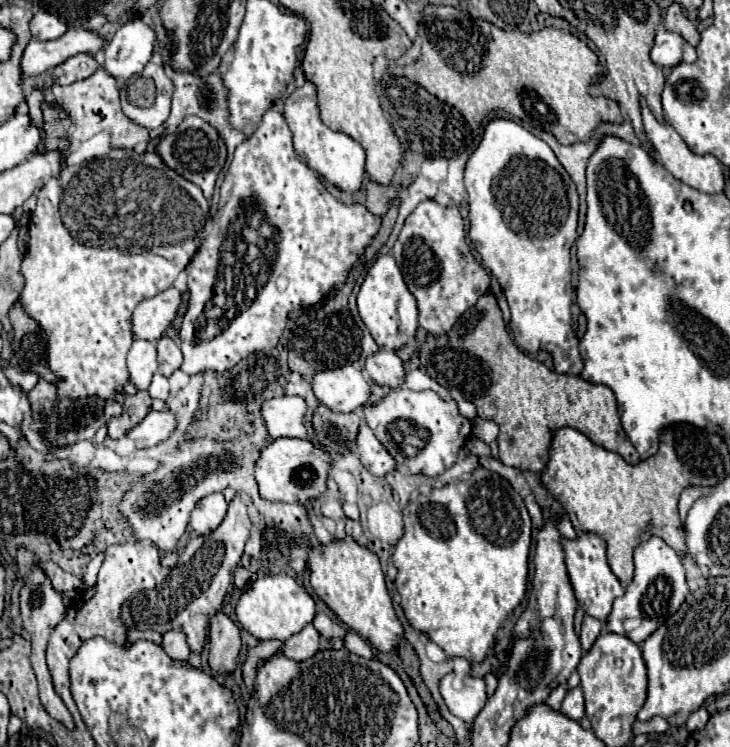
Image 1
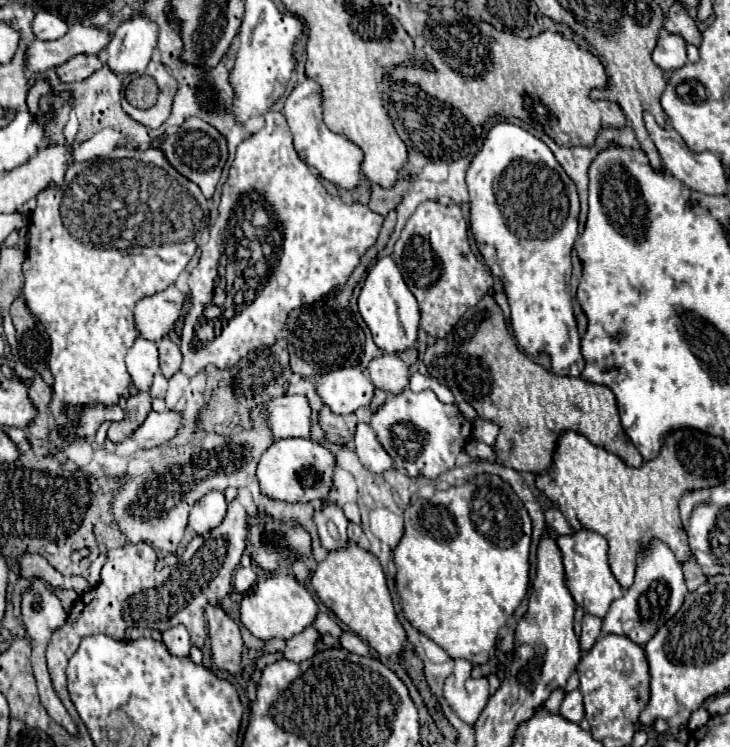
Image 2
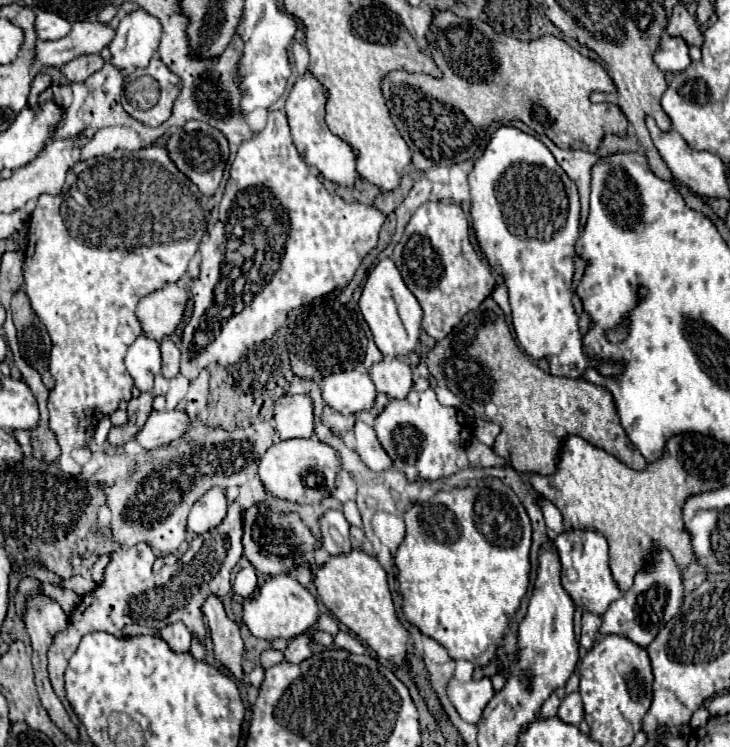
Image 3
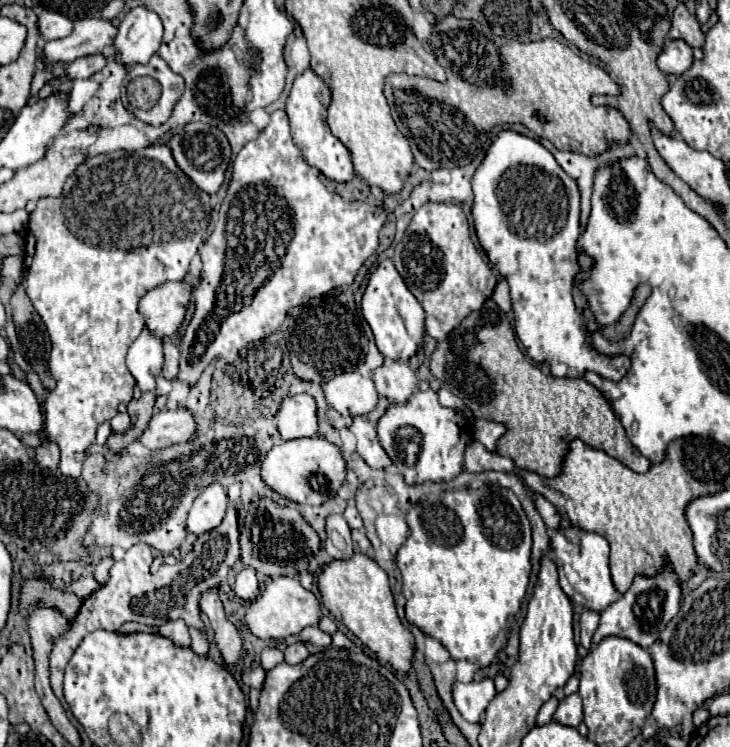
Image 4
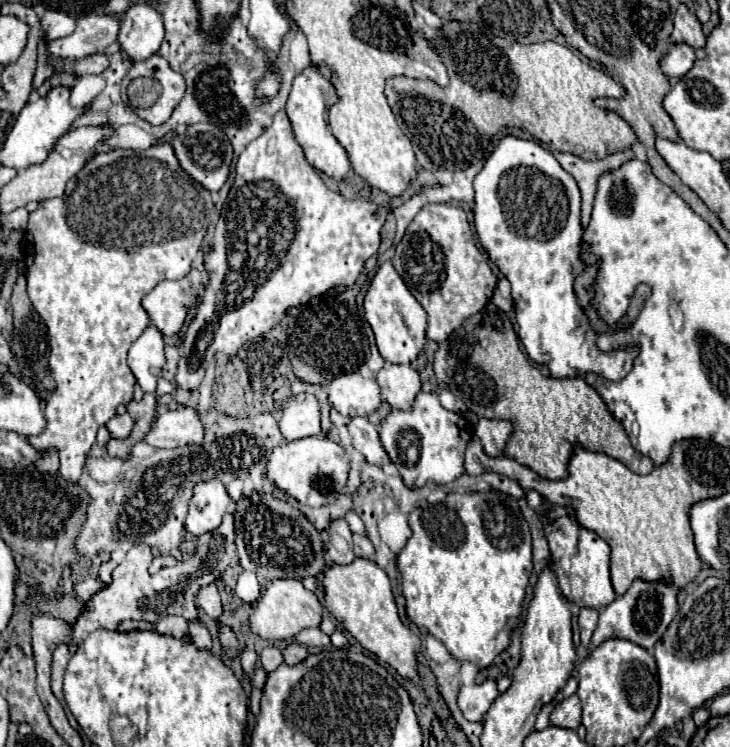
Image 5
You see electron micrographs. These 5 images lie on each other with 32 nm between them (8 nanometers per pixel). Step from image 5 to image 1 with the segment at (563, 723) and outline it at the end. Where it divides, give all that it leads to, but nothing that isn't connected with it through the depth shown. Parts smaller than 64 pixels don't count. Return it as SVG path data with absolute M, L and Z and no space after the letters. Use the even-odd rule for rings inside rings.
M580 686L574 688L574 690L568 690L568 694L566 694L564 702L562 702L560 712L564 716L568 716L570 720L576 720L576 722L582 720L582 716L584 716L584 698L582 698Z

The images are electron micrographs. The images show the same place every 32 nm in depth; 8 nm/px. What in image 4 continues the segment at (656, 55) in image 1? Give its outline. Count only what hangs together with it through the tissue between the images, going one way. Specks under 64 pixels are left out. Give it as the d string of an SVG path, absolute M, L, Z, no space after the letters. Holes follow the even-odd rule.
M684 40L666 42L664 52L658 56L658 68L668 76L682 76L694 62L692 48Z

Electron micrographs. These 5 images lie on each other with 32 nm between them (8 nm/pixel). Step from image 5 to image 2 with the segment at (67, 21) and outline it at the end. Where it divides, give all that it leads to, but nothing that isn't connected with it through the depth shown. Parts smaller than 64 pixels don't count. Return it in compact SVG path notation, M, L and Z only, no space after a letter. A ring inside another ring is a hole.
M44 10L38 12L32 22L32 30L34 30L36 38L40 38L40 40L58 40L68 32L68 28L70 26L62 18L58 18L50 12L44 12Z

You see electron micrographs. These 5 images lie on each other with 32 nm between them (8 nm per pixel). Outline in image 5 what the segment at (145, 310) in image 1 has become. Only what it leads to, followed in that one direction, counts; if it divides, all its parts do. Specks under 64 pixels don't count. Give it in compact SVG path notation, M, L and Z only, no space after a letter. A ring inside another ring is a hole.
M192 270L182 280L160 282L144 298L144 310L150 316L150 324L160 328L166 336L178 334L188 310L200 300L206 282L208 276L200 270Z

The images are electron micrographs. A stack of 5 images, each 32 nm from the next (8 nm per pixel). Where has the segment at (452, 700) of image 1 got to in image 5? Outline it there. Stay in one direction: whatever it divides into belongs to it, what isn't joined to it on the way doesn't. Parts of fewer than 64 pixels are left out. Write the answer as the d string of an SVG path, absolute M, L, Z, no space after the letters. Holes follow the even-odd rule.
M484 680L482 684L462 686L458 704L464 712L464 718L470 722L480 722L488 714L494 700L500 696L496 680Z

